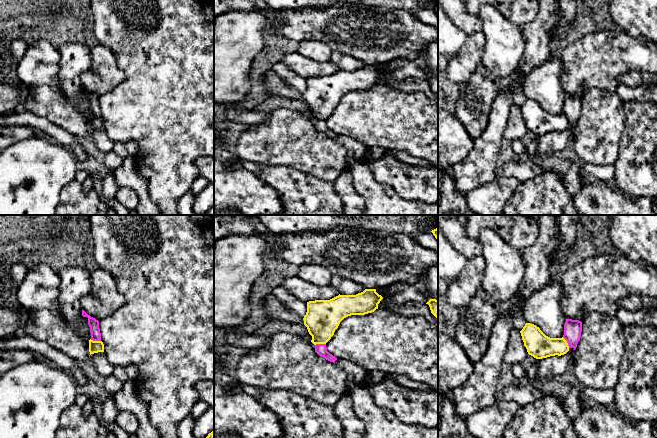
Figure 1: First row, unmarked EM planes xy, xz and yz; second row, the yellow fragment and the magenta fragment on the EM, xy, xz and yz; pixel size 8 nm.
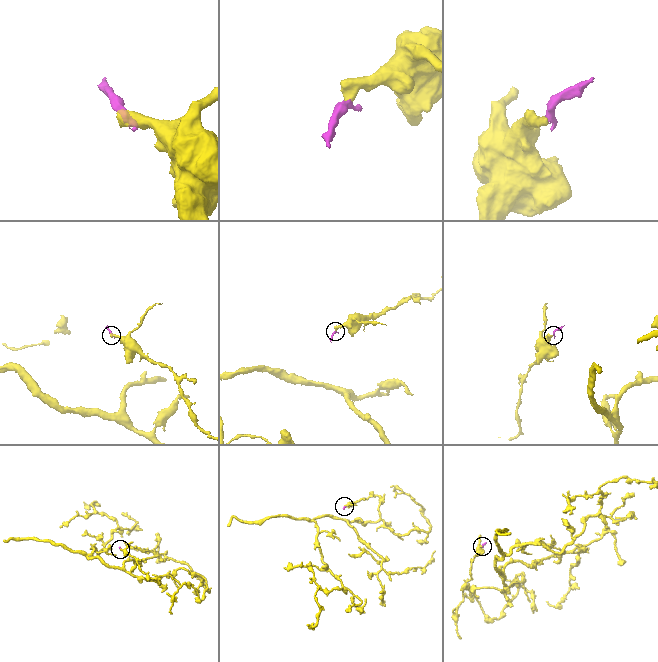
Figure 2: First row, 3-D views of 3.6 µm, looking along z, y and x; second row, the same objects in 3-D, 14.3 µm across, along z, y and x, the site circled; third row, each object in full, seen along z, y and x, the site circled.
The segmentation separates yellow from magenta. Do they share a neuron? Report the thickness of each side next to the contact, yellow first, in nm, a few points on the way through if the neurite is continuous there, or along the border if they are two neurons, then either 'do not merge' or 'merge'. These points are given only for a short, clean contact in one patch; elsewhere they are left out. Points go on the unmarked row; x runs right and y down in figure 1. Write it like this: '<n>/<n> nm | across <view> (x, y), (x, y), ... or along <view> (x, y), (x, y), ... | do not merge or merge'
280/90 nm | along xz (325, 119), (317, 119), (315, 121) | do not merge

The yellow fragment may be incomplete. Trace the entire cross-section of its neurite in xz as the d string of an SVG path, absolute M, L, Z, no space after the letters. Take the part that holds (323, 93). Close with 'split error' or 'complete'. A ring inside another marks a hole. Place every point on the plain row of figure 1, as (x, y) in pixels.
M365 65L356 71L339 70L330 76L307 78L303 96L312 112L311 118L314 121L326 120L344 94L374 88L382 75L376 65Z; complete

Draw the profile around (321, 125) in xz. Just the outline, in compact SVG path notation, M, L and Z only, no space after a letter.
M316 120L315 121L315 128L321 132L324 133L326 136L330 137L330 138L335 138L337 136L337 134L335 132L333 132L332 130L330 130L327 127L327 123L326 120Z

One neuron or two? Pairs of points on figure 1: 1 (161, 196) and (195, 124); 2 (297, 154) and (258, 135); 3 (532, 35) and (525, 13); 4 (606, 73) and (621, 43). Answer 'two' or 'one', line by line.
1: one
2: one
3: two
4: one

